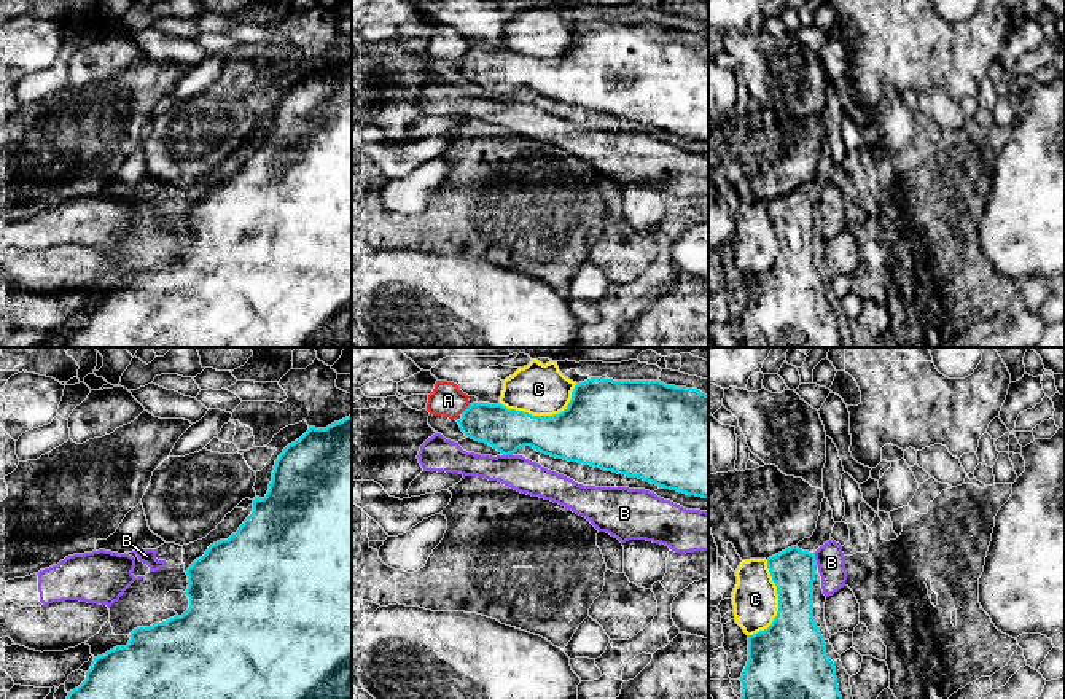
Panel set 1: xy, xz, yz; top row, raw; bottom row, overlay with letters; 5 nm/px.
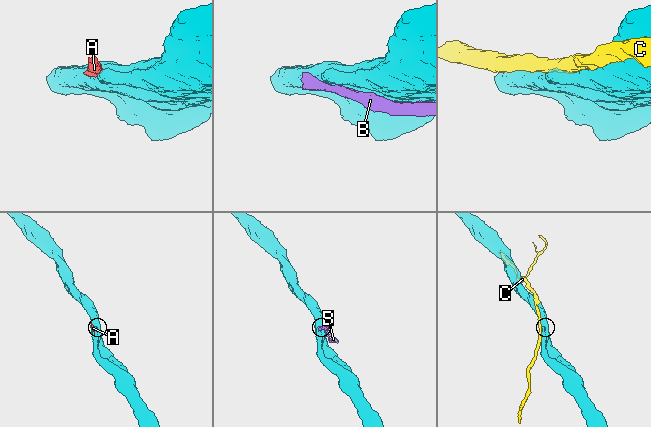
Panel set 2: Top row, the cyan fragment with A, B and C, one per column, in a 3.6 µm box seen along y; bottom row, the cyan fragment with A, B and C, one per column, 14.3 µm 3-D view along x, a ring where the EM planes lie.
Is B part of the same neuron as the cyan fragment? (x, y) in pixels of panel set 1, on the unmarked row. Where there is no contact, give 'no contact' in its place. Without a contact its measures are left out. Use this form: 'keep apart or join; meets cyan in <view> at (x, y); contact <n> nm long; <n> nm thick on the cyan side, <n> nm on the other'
keep apart; meets cyan in yz at (814, 201); contact 60 nm long; 220 nm thick on the cyan side, 140 nm on the other

